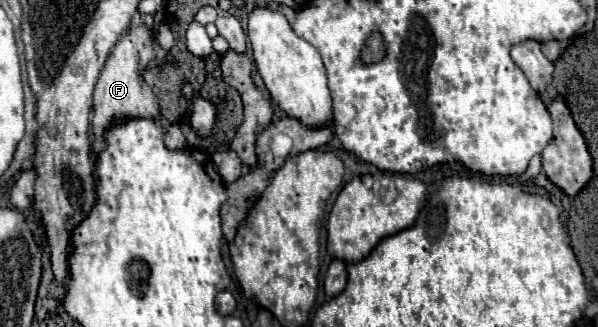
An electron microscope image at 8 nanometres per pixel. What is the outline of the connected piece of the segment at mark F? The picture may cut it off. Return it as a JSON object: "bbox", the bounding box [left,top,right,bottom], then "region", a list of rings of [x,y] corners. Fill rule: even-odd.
{"bbox":[92,24,160,152],"region":[[[140,24],[128,30],[128,34],[124,34],[114,50],[110,52],[96,90],[94,90],[94,118],[92,118],[92,126],[94,126],[94,152],[100,152],[104,148],[104,140],[102,140],[102,132],[116,120],[122,118],[156,118],[160,114],[156,96],[152,92],[152,88],[144,82],[142,78],[142,70],[146,68],[146,62],[156,58],[156,40],[154,40],[154,32],[150,26]]]}

